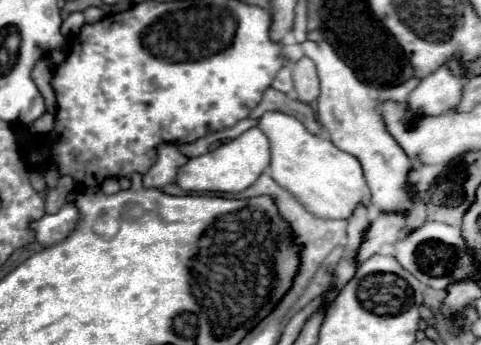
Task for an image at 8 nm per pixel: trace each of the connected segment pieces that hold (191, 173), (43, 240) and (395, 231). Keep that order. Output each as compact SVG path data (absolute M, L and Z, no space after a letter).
M250 128L238 138L218 146L212 152L206 152L202 156L192 156L184 166L180 166L176 174L176 184L186 192L224 192L224 194L238 194L246 190L250 184L258 180L258 176L268 168L270 164L270 150L268 150L268 138L262 130Z
M66 202L56 214L44 214L38 220L30 222L30 230L34 232L34 240L42 246L54 246L72 234L78 222L78 210L74 202Z
M376 214L370 222L370 228L364 236L364 242L358 250L358 262L368 260L378 254L384 244L394 244L400 238L402 228L406 226L406 216L400 214Z

